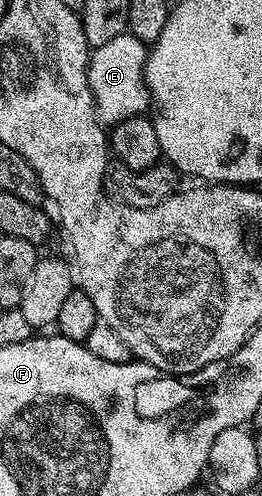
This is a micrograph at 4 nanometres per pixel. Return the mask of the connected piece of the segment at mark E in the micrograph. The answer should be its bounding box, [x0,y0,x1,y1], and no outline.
[89,34,150,125]

